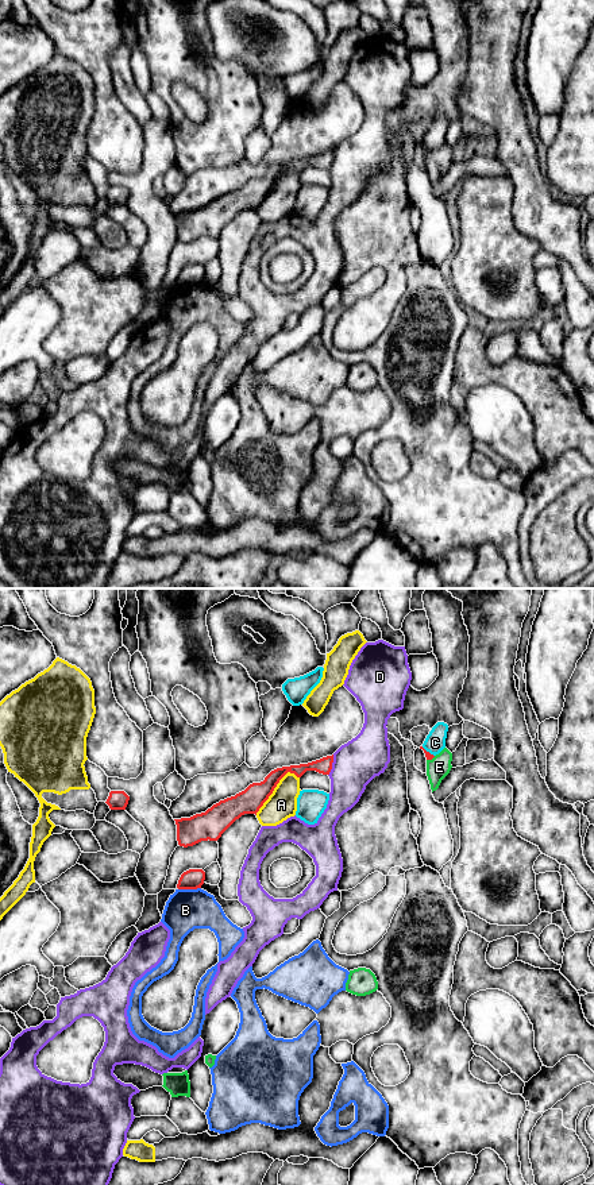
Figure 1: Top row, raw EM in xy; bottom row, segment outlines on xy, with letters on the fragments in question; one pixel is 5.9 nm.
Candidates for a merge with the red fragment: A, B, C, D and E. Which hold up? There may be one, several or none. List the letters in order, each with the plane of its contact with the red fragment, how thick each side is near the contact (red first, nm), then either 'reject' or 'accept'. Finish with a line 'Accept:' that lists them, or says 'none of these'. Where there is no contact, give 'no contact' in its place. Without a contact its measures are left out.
A: xy | 150/180 nm | reject
B: xy | 120/240 nm | reject
C: xy | 40/120 nm | reject
D: xy | 90/280 nm | reject
E: xy | 40/140 nm | accept
Accept: E

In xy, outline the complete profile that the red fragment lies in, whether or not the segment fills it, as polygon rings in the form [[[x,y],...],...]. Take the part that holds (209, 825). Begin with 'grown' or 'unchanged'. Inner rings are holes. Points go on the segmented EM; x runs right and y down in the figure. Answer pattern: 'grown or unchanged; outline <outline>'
unchanged; outline [[[333,754],[308,764],[277,768],[271,771],[263,781],[250,784],[244,791],[220,800],[205,812],[196,814],[190,818],[174,819],[177,825],[178,845],[188,848],[201,841],[217,841],[242,815],[256,815],[279,780],[288,772],[294,773],[297,777],[301,777],[306,771],[329,775],[332,763]]]

